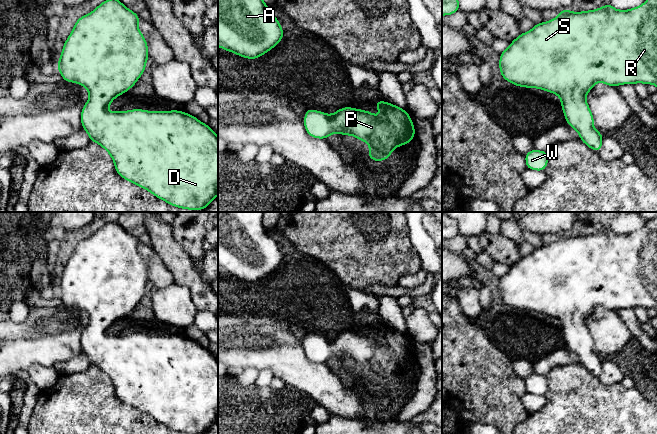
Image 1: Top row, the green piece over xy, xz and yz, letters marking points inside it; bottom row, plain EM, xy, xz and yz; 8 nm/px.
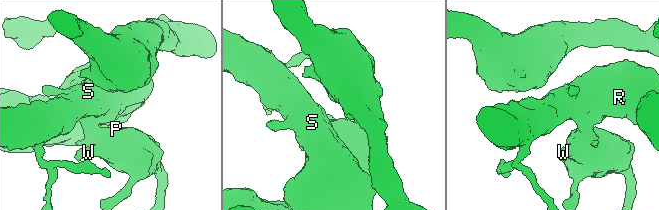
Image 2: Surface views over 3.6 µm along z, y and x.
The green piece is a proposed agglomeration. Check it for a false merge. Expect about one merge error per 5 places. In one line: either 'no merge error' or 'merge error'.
no merge error

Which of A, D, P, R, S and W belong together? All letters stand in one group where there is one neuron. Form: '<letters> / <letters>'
A D P R S W

